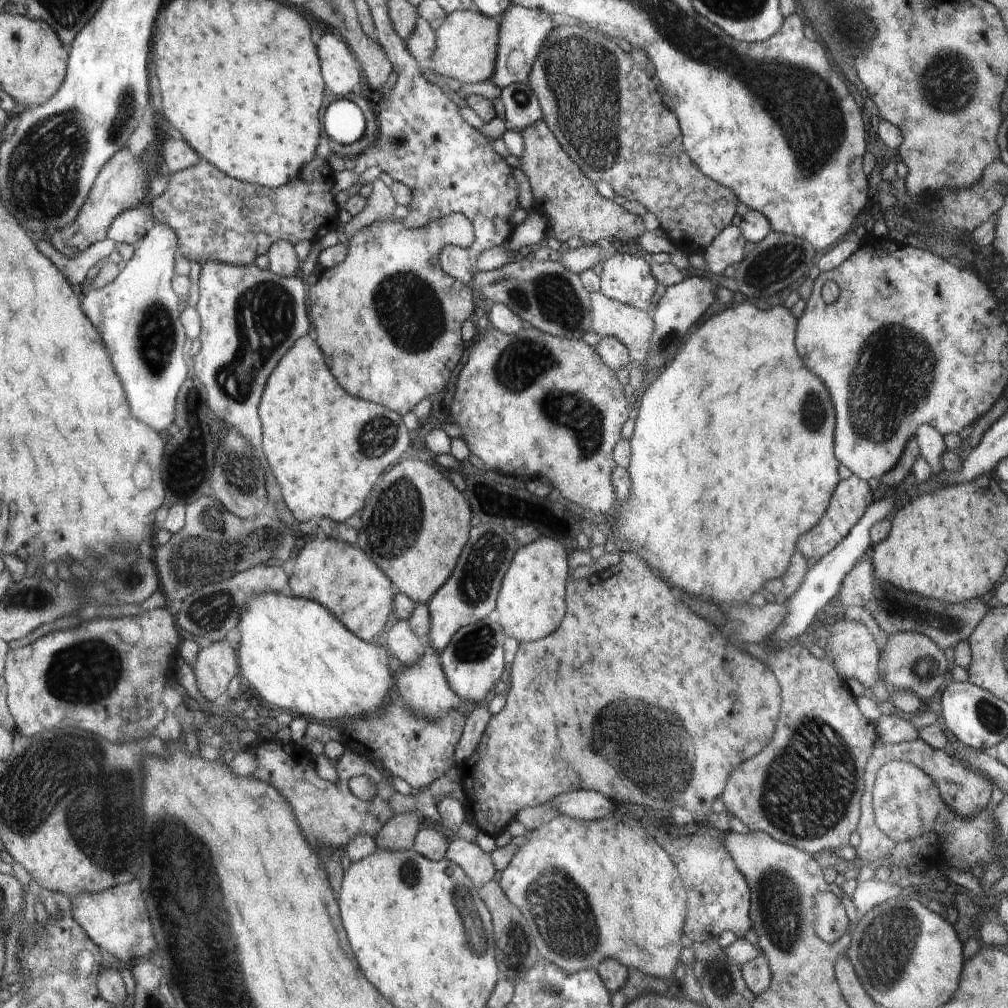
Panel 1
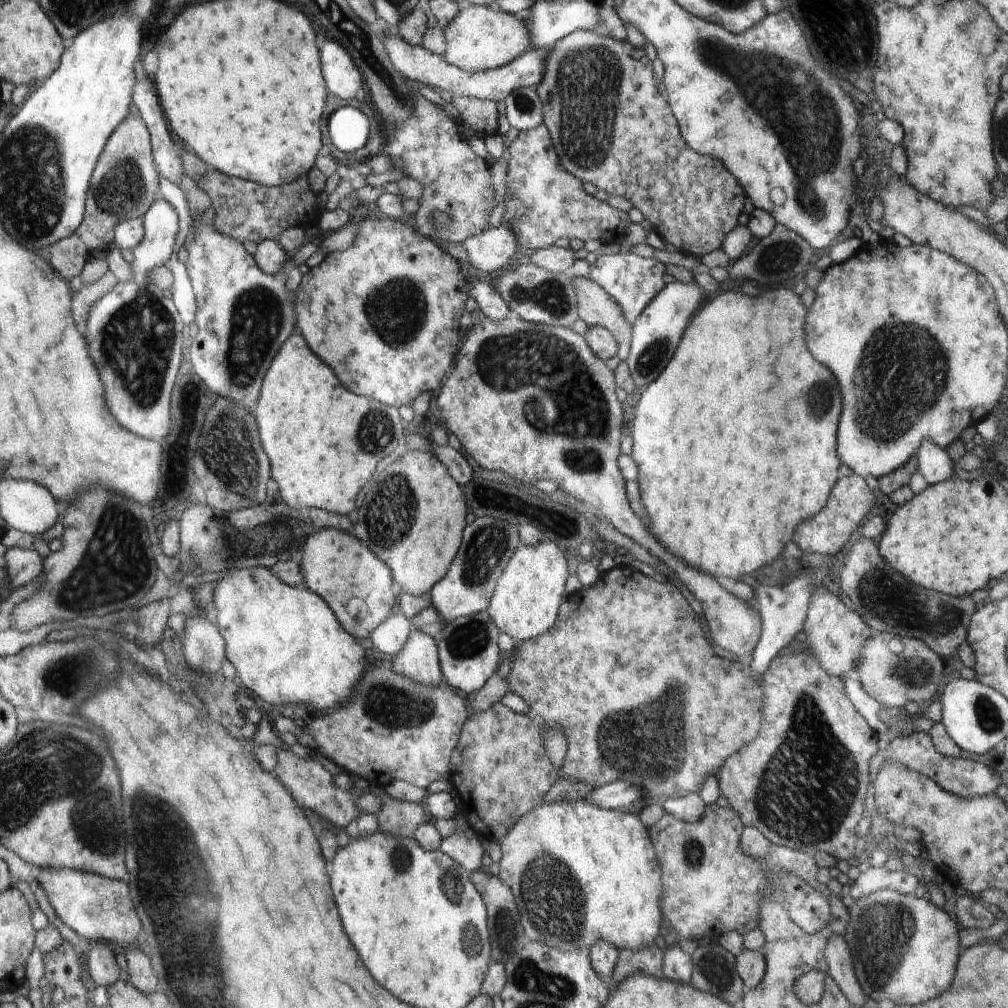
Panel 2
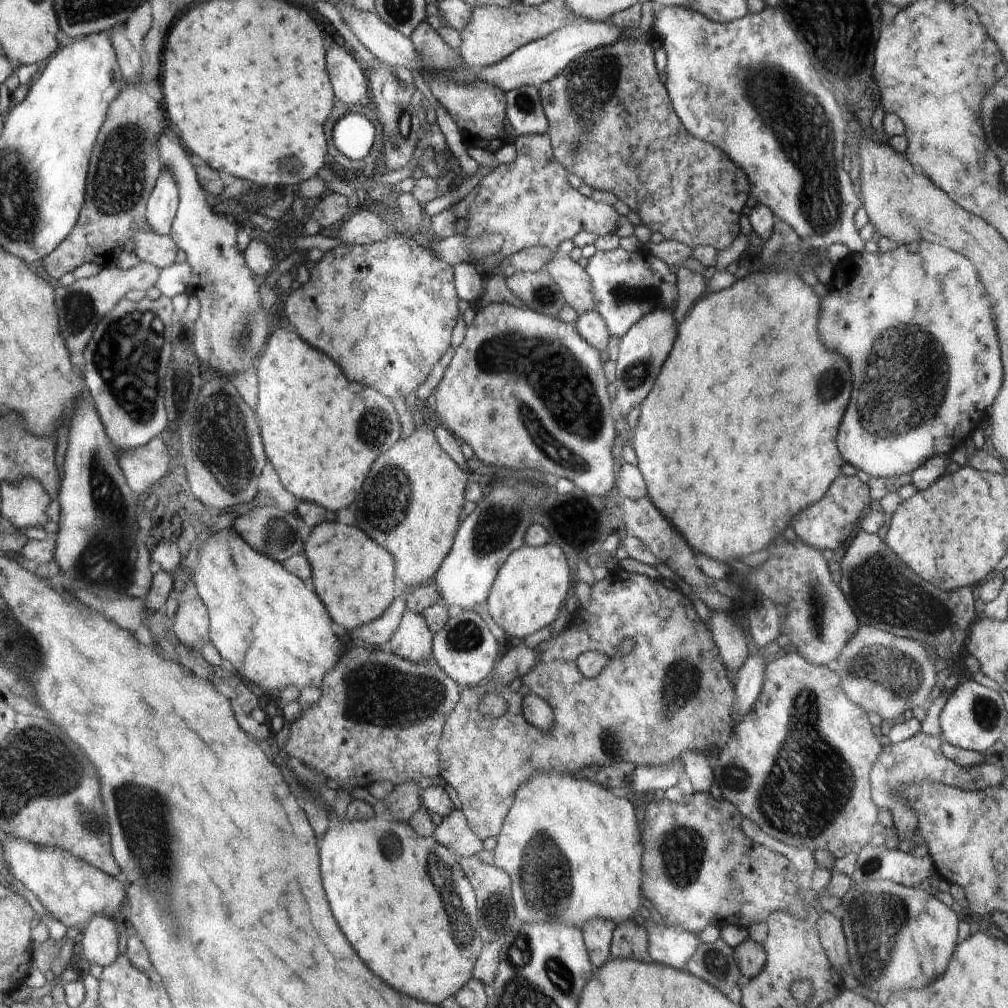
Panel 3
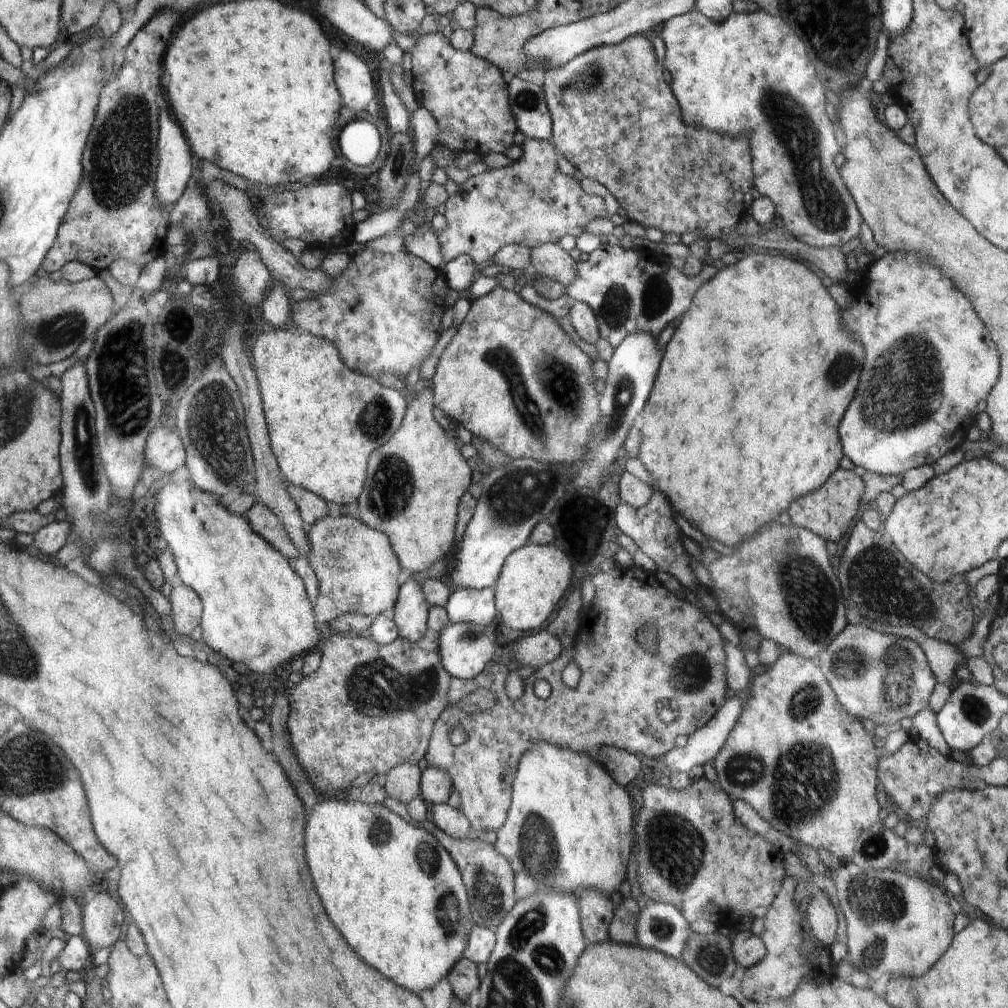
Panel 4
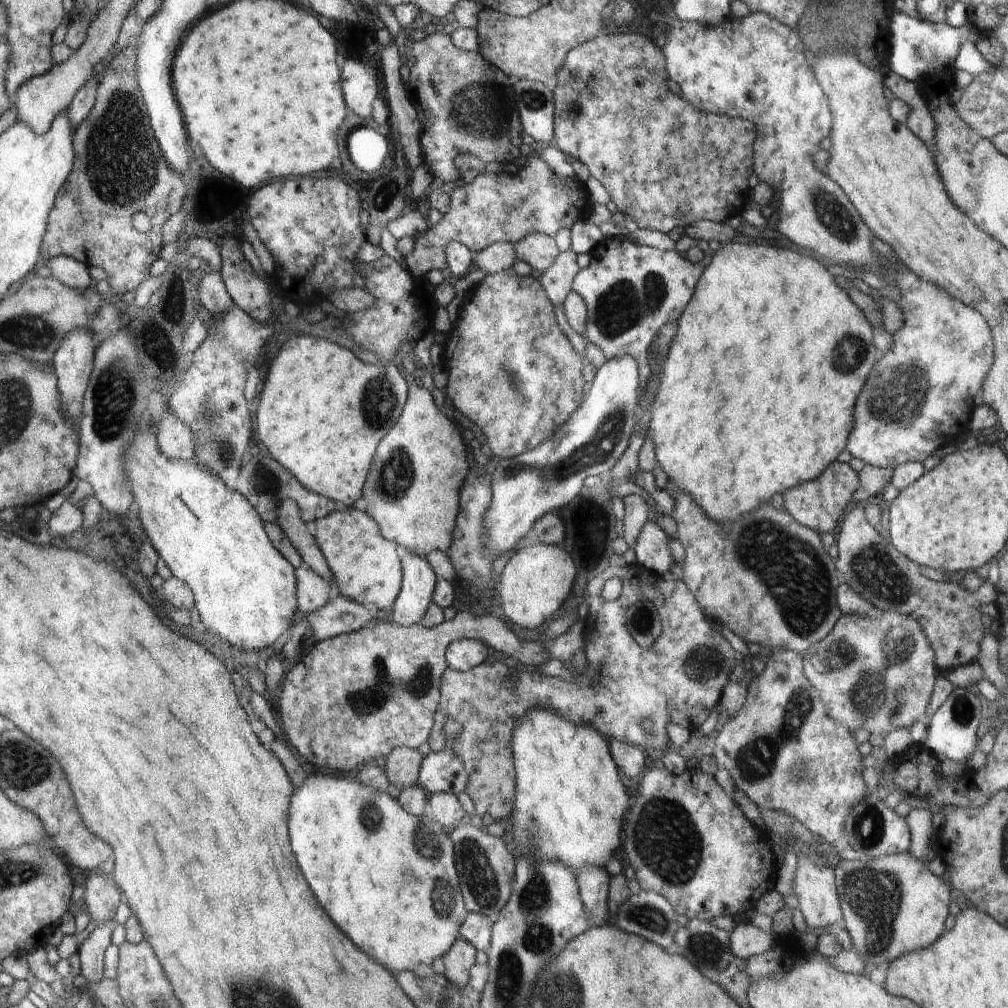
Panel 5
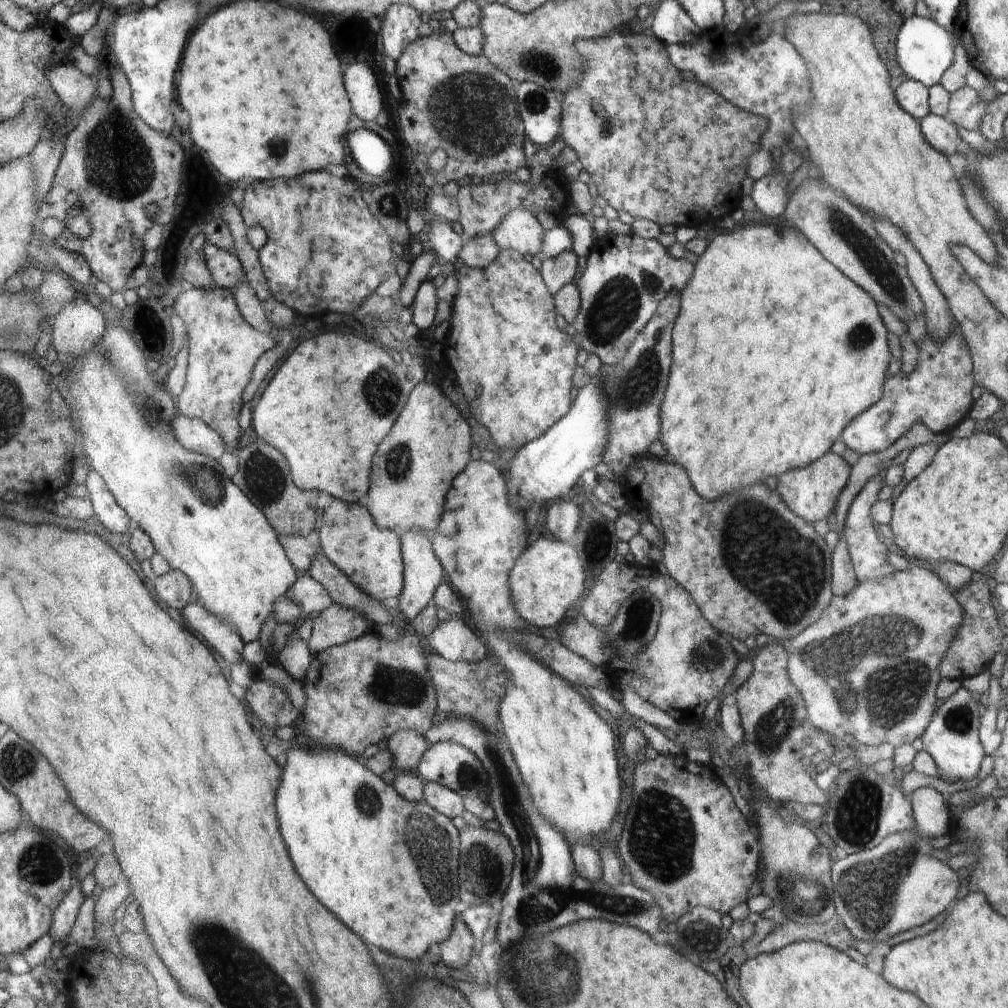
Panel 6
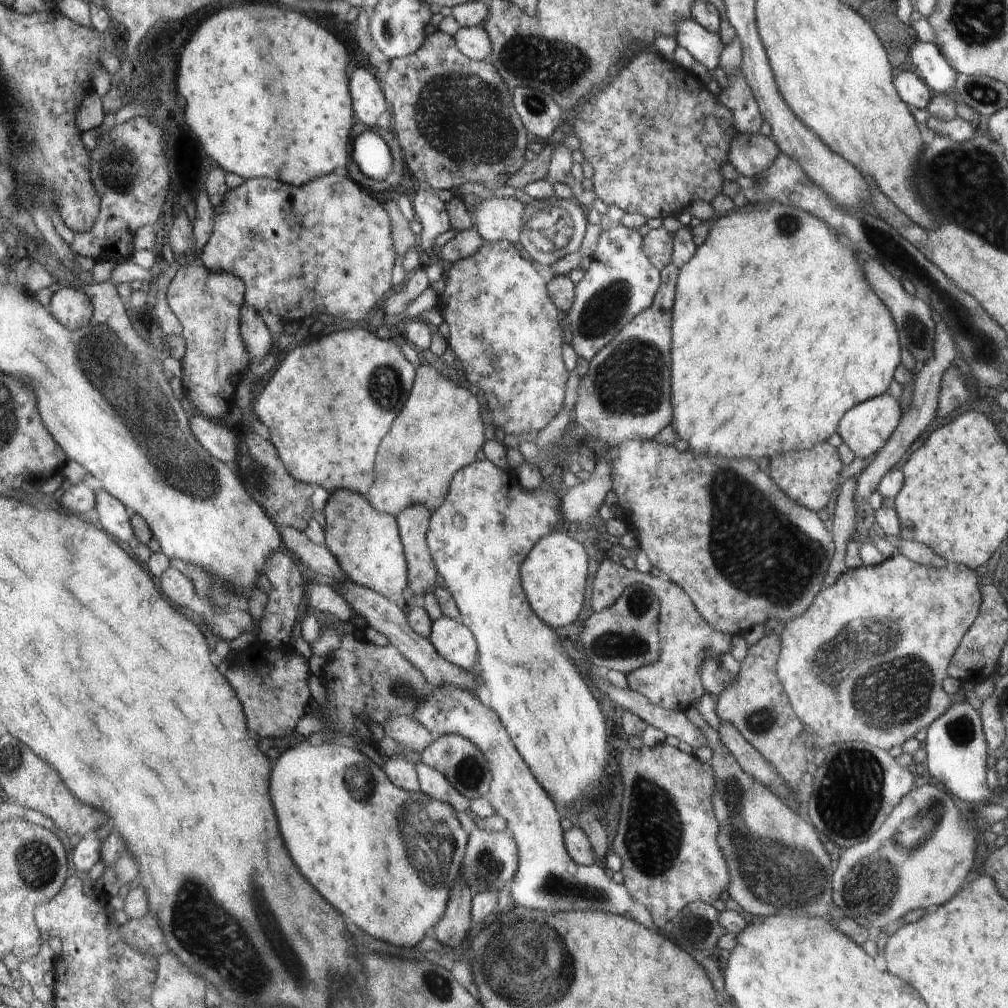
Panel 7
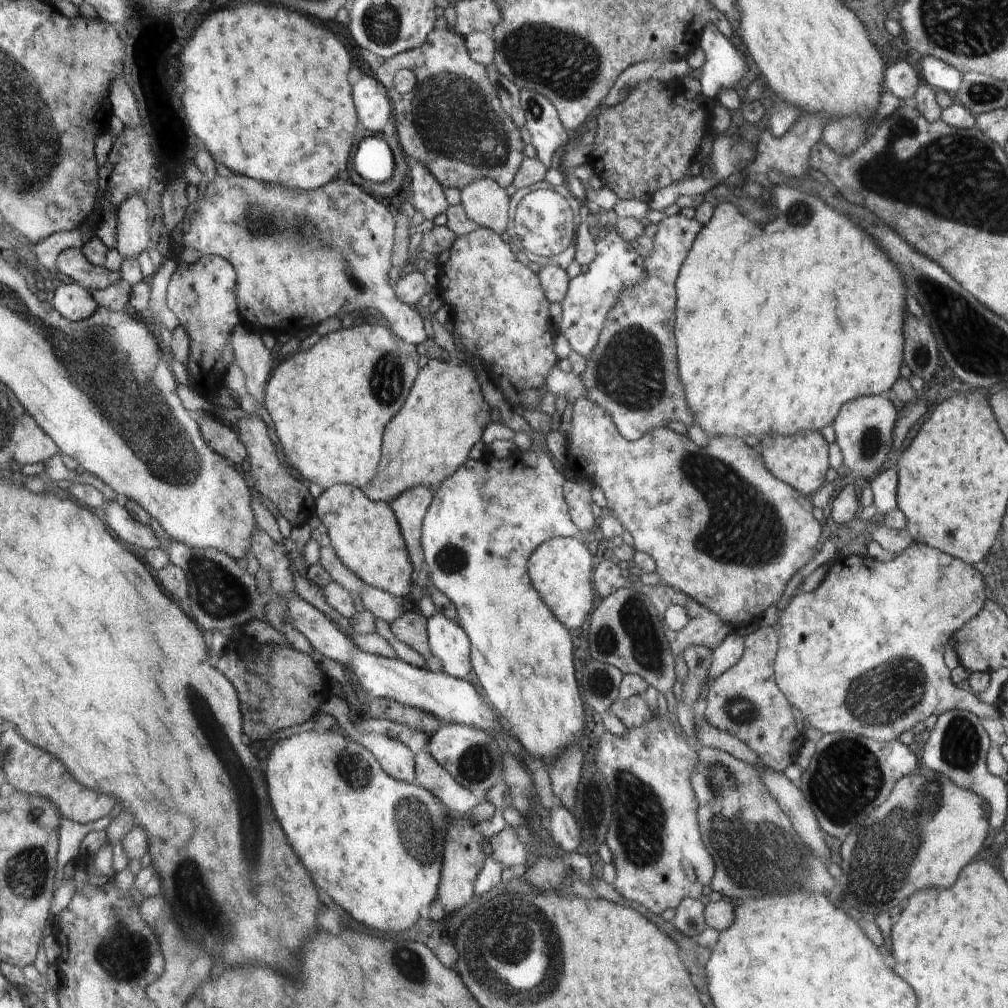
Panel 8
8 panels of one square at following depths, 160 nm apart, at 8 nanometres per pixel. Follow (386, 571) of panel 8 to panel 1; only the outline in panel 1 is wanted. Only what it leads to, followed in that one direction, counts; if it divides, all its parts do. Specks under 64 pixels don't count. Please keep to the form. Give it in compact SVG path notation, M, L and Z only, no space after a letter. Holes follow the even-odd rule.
M318 538L312 540L301 549L288 584L294 597L313 600L326 607L334 618L366 642L374 640L386 626L395 597L386 574L380 572L360 548L350 548L344 541L328 538L323 542Z

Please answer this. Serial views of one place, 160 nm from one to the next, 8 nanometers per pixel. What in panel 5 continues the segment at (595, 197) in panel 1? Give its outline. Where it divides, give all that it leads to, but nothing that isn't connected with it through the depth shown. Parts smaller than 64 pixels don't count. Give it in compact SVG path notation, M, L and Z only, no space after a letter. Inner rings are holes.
M534 156L527 158L527 163L523 168L520 168L517 174L510 172L480 174L473 182L460 184L451 192L449 194L449 210L442 216L439 224L434 226L432 231L427 231L423 236L414 240L413 252L405 257L408 272L424 278L432 269L441 271L447 268L445 246L454 240L464 244L468 250L475 254L477 251L485 250L486 246L494 245L494 242L508 242L514 245L532 232L544 232L544 234L555 237L561 228L570 229L574 222L578 221L582 210L584 210L582 198L588 198L588 194L578 180L574 182L574 178L558 176L540 158L534 158Z

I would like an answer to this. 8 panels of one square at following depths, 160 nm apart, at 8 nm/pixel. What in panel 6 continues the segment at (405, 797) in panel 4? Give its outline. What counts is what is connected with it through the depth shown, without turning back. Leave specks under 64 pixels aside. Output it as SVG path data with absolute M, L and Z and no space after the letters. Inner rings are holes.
M398 730L388 738L385 748L395 758L393 770L398 772L416 772L421 758L428 752L429 743L422 735L409 730Z

